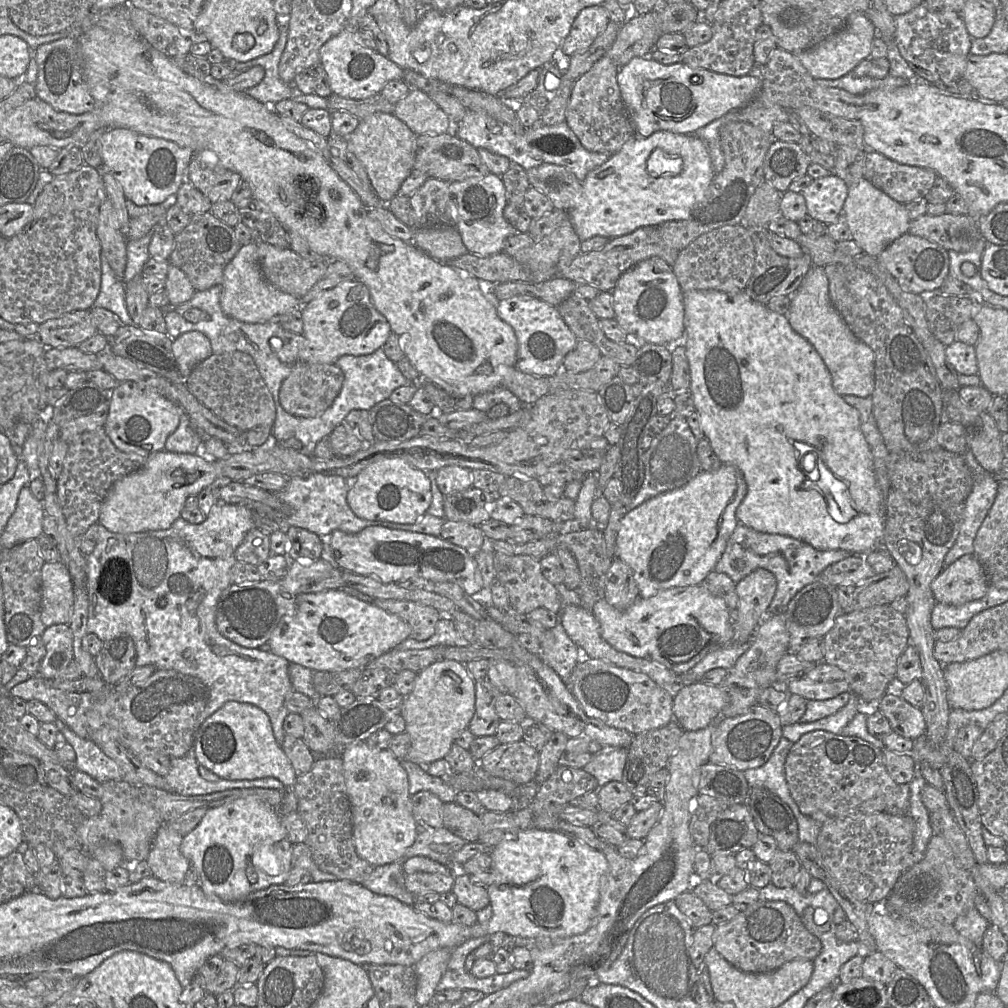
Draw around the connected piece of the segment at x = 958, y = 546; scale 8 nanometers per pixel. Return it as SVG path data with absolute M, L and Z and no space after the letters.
M964 452L964 459L972 475L973 485L964 501L963 519L954 545L944 558L943 568L964 555L973 553L973 542L979 527L988 514L997 494L998 482L985 471L973 453Z

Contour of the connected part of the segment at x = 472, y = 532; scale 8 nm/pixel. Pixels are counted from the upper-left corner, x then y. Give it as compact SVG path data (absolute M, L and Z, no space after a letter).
M448 519L444 521L440 537L464 548L471 556L479 552L485 542L485 536L479 526Z

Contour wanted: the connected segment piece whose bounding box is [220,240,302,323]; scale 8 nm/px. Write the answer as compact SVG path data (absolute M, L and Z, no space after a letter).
M255 240L240 247L237 254L226 265L222 281L220 305L225 315L245 323L265 323L294 308L302 308L298 298L273 287L264 278Z

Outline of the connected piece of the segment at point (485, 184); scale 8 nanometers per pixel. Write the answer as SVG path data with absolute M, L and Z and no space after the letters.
M490 173L484 177L453 181L450 182L449 191L453 206L453 226L460 233L468 253L488 257L502 252L504 242L518 233L503 215L507 200L502 177Z

